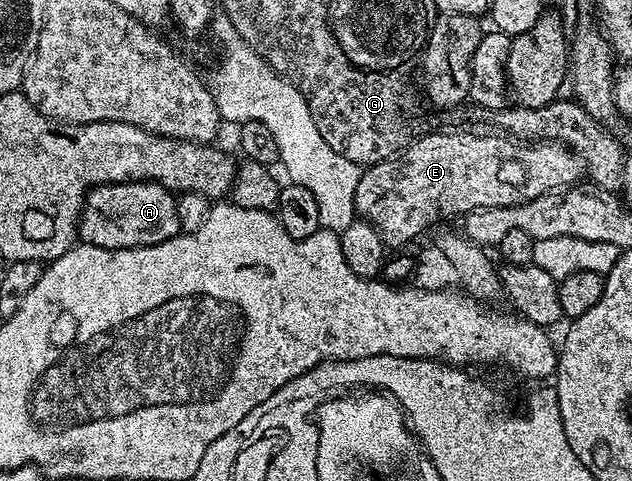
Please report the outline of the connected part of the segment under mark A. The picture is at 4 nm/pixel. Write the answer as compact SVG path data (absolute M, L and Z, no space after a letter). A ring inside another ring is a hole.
M123 181L117 185L95 185L84 198L84 209L80 213L79 240L85 245L107 249L137 249L169 241L180 233L176 199L177 194L162 187L157 181Z

